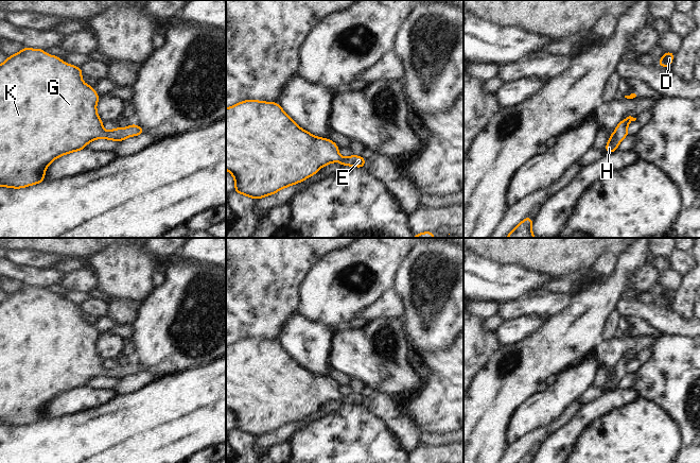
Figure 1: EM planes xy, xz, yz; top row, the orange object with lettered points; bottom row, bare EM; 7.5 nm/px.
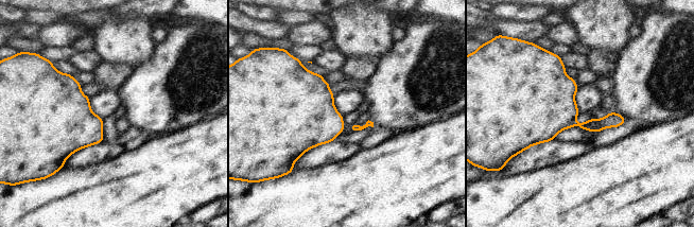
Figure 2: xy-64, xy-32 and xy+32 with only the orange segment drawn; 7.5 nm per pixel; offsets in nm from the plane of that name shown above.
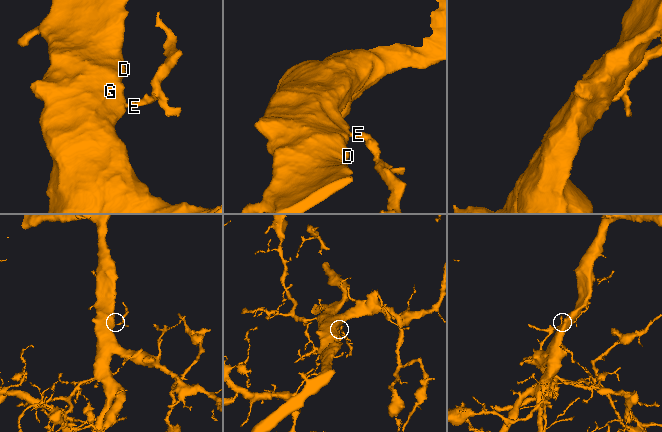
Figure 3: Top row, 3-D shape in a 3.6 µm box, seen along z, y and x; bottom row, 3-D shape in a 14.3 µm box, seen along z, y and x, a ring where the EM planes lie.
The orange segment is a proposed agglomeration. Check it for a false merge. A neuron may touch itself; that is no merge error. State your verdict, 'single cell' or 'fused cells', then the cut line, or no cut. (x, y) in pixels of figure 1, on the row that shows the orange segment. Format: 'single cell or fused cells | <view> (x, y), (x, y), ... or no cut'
single cell | no cut

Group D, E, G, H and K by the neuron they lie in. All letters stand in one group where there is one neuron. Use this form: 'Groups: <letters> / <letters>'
Groups: D E G H K.

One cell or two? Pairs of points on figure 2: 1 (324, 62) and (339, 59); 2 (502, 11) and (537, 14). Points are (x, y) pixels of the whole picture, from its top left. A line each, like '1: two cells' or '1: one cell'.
1: one cell
2: one cell

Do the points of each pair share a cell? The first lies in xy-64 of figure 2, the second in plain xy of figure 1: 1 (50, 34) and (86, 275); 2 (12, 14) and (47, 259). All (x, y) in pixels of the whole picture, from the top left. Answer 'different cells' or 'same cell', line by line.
1: same cell
2: same cell

